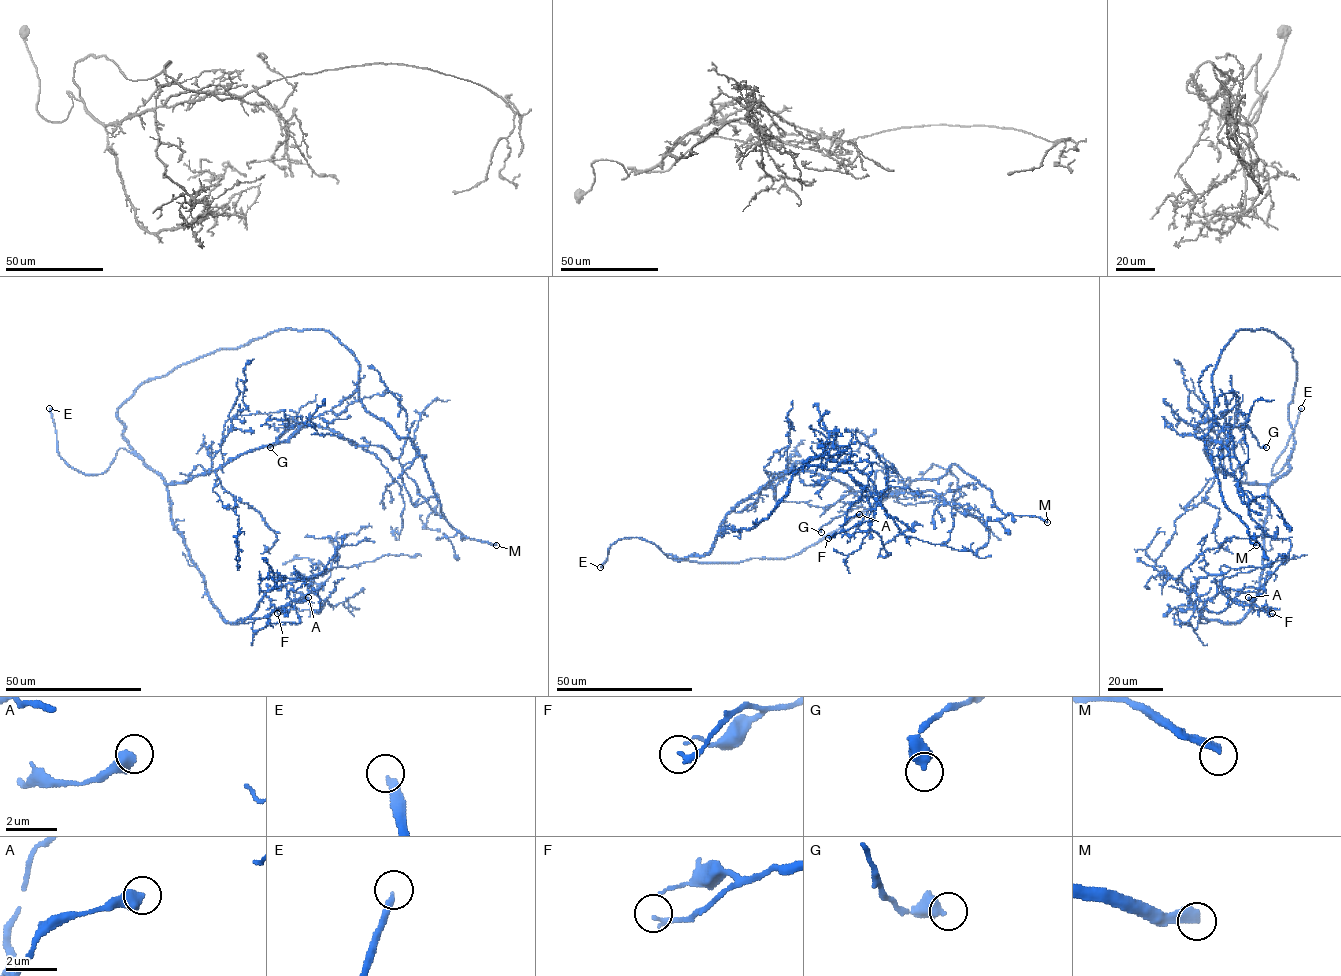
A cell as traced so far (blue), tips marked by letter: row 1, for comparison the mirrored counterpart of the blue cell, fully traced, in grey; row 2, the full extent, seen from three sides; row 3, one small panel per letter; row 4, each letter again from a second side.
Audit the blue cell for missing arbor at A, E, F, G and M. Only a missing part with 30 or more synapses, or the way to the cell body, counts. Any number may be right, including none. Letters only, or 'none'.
E, M

